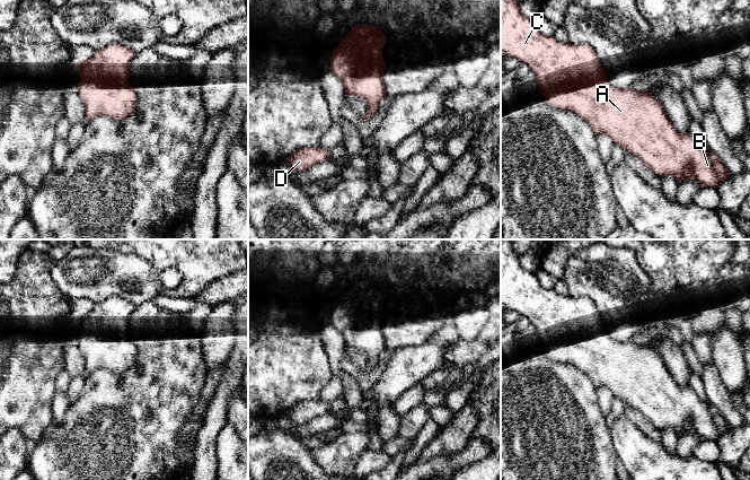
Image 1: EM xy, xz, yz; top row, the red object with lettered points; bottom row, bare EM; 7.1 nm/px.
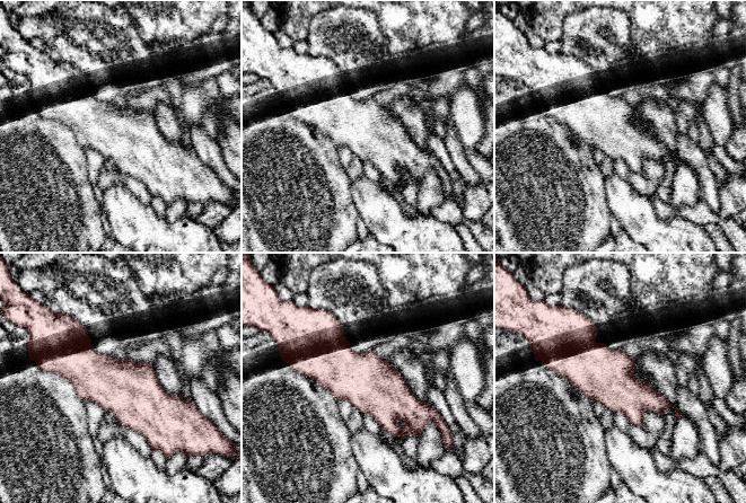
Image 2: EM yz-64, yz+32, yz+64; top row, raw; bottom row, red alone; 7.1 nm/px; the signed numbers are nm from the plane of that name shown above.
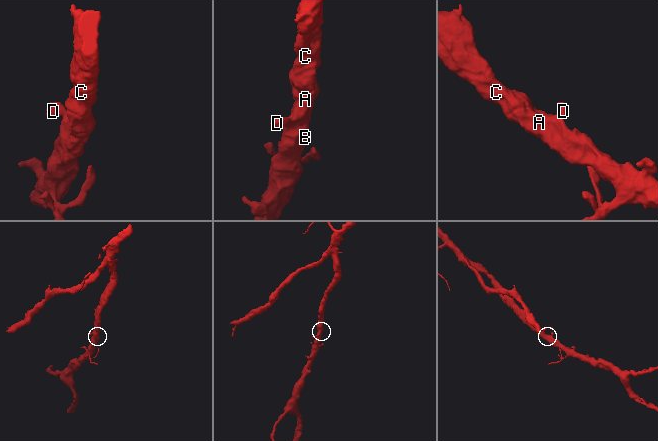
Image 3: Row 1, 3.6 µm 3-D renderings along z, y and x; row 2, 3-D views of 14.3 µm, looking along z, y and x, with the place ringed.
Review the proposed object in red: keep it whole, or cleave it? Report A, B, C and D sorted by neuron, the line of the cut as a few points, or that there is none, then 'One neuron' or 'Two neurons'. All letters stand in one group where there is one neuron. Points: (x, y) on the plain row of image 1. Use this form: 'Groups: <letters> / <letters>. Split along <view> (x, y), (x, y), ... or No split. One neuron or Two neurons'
Groups: A B C D. No split. One neuron

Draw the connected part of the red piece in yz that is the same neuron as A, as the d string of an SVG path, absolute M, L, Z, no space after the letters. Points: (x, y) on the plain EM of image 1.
M501 239L501 307L505 311L515 311L530 321L536 328L540 347L547 351L549 358L575 366L590 378L595 389L609 389L615 398L638 410L661 431L672 428L678 436L690 431L699 435L702 439L717 442L731 428L712 403L703 401L688 385L682 387L677 384L661 356L651 346L637 344L633 339L623 342L612 340L601 320L600 312L589 298L574 298L567 294L561 295L554 289L544 288L535 273L522 268L510 239Z

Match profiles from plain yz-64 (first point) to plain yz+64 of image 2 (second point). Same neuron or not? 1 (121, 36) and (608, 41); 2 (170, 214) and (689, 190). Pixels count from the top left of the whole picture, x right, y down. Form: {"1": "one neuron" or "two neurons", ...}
{"1": "one neuron", "2": "one neuron"}

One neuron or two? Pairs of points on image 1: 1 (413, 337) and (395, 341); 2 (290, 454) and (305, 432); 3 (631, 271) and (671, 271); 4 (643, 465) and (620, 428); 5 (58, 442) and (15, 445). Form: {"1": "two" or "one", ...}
{"1": "one", "2": "two", "3": "two", "4": "one", "5": "two"}

